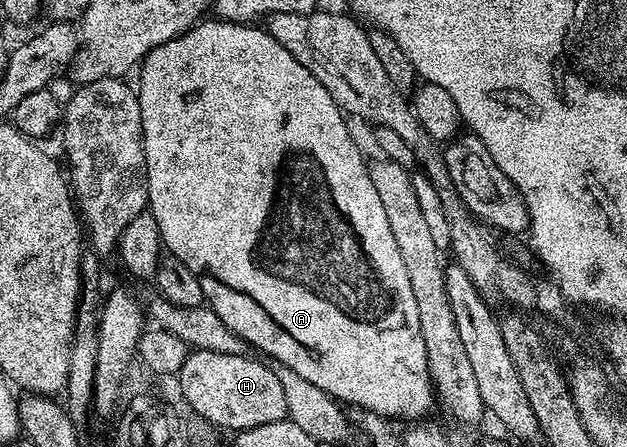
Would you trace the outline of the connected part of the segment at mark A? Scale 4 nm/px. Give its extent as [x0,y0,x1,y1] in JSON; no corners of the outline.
[138,19,438,423]

